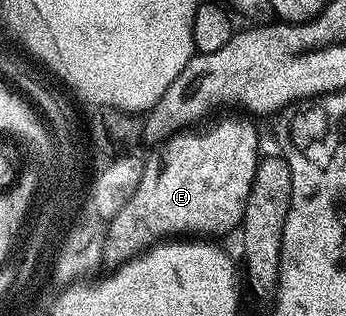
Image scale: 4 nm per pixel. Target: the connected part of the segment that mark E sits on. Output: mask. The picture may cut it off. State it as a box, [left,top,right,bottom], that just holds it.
[102,121,259,267]

